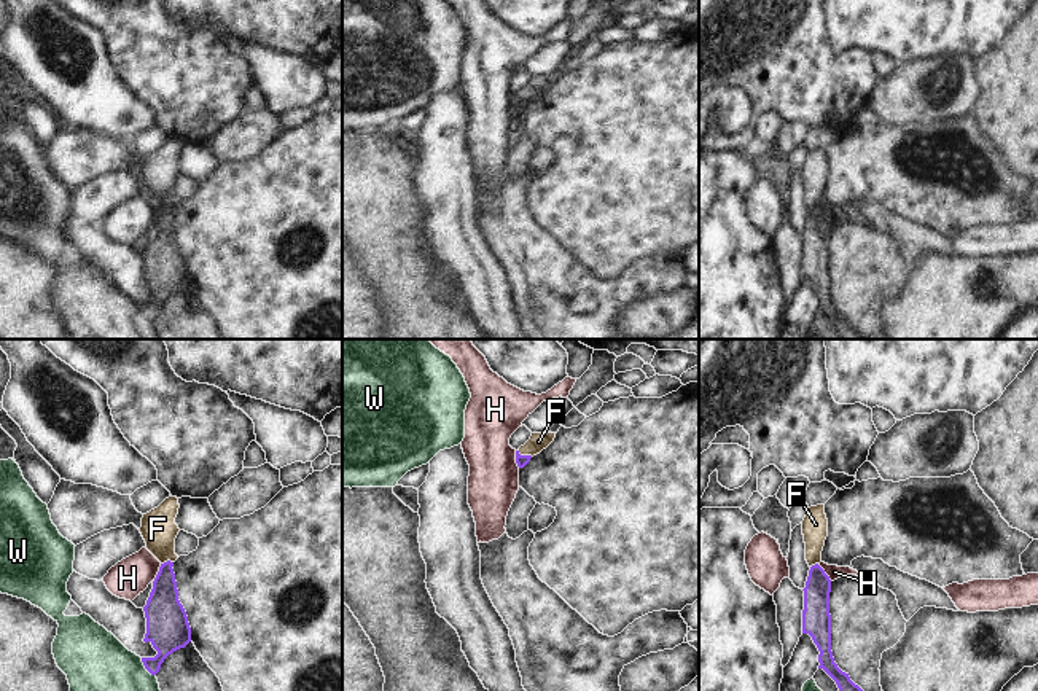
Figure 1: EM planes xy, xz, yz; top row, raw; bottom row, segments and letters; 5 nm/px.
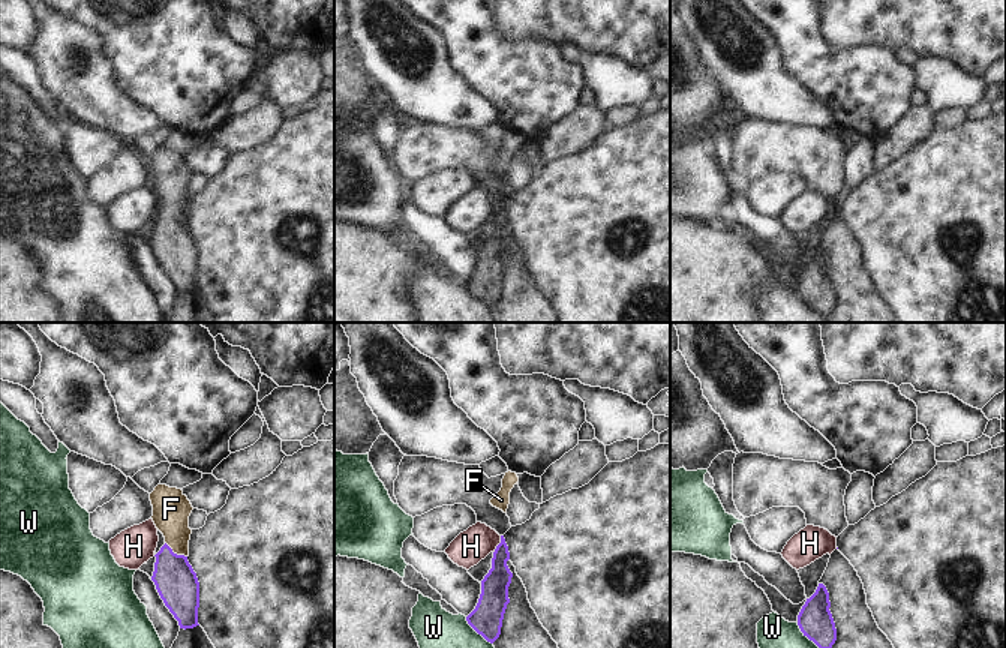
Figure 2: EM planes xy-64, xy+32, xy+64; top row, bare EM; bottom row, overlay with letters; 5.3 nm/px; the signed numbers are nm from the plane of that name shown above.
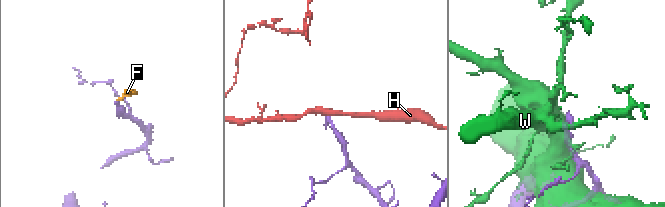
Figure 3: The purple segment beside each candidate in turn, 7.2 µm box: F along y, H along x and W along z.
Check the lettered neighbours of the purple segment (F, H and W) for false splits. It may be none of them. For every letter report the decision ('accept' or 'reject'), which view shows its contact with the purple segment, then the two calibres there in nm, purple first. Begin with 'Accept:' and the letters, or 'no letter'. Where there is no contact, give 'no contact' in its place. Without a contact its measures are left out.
Accept: F
F: accept; contact in xz; calibres 60 and 90 nm
H: reject; contact in xy; calibres 200 and 190 nm
W: reject; contact in xy; calibres 220 and 440 nm

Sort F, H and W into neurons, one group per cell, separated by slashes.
F / H / W

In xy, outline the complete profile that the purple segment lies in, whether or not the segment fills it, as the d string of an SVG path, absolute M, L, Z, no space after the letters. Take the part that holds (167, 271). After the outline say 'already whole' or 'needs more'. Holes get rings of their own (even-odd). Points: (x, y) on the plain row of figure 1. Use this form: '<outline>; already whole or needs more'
M169 140L158 151L143 158L140 177L146 193L161 205L153 224L153 232L143 250L146 261L146 277L143 285L150 285L158 295L154 301L142 301L145 312L156 318L164 303L174 295L185 291L191 285L191 271L186 255L178 244L178 232L174 217L175 182L180 175L175 167L178 158L178 142Z; needs more

